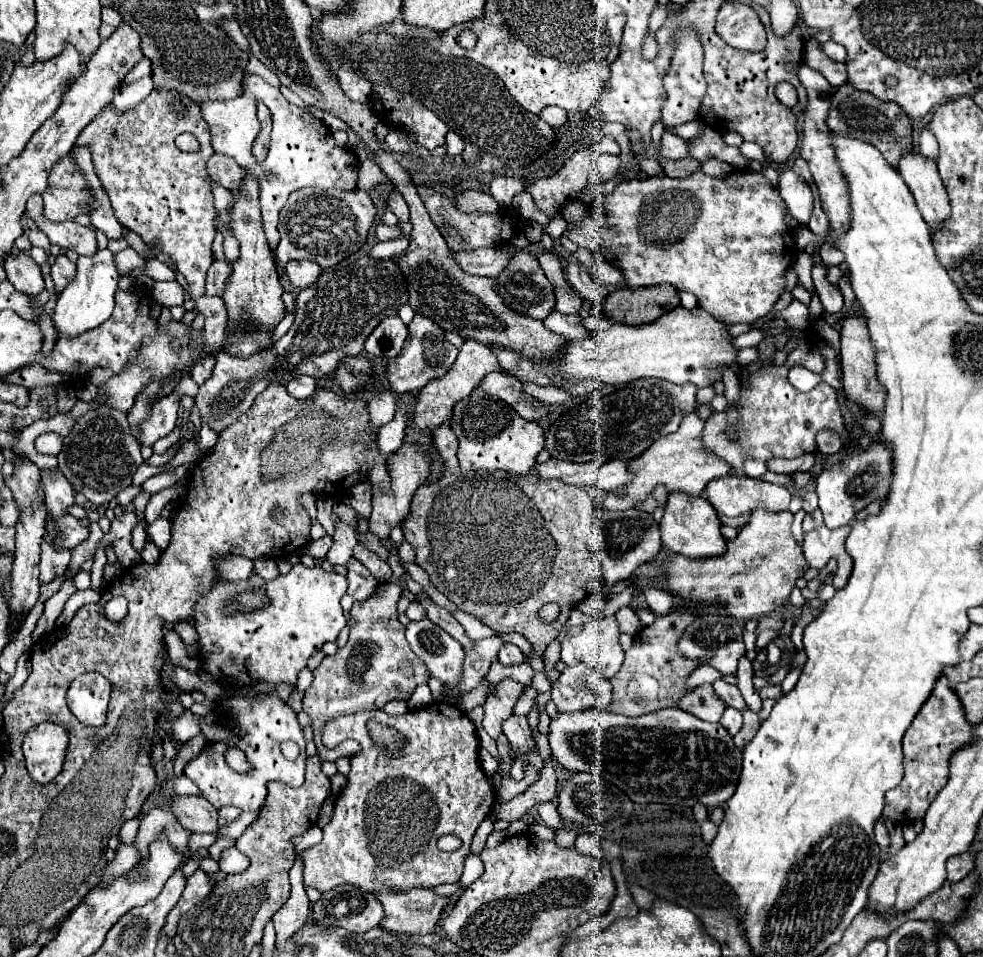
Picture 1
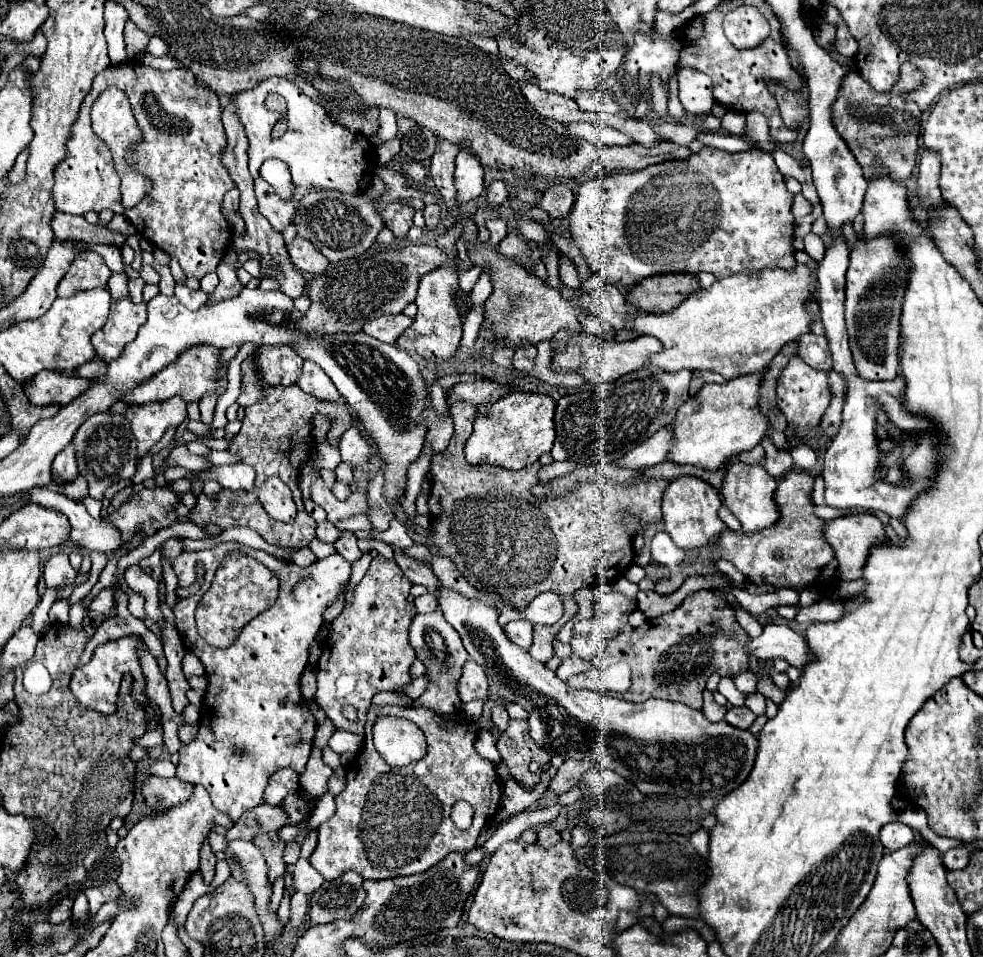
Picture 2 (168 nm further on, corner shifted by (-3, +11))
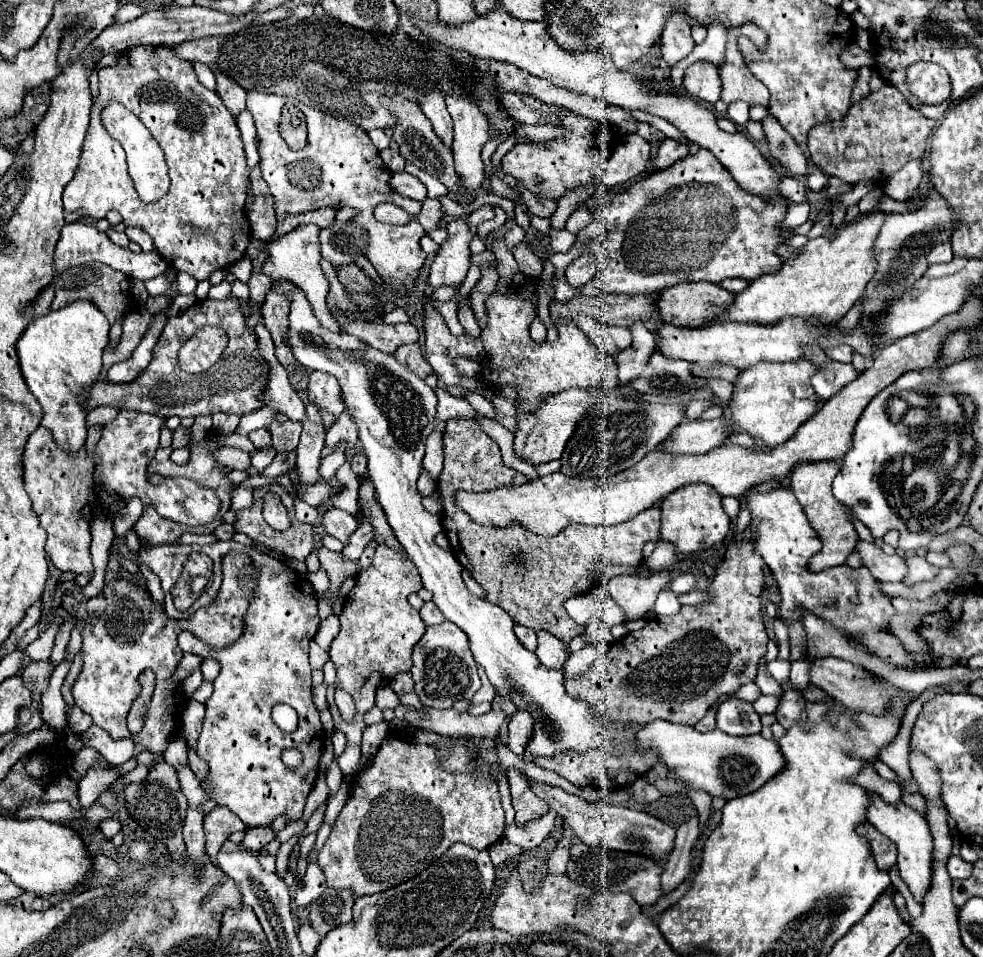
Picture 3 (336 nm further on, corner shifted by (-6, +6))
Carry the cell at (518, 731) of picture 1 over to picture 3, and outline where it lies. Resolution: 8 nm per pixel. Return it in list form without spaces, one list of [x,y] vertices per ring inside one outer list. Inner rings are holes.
[[[509,768],[507,770],[507,778],[509,778],[509,788],[511,788],[511,796],[513,796],[513,808],[515,808],[515,822],[519,826],[523,826],[529,820],[539,818],[541,814],[545,814],[549,808],[547,804],[543,804],[543,800],[539,800],[533,792],[531,786],[527,784],[527,776],[519,770],[519,768]]]

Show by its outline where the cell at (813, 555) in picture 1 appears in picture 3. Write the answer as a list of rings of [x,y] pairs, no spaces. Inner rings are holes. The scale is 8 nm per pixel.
[[[859,540],[855,546],[855,552],[861,556],[863,566],[877,578],[877,580],[887,580],[887,582],[901,582],[907,574],[905,560],[901,556],[889,556],[885,554],[879,546],[873,542]]]

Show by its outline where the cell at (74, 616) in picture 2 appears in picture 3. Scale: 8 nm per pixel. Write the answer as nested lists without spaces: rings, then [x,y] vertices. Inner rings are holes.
[[[63,660],[55,668],[49,688],[45,690],[45,694],[41,698],[41,716],[43,716],[45,724],[49,724],[55,730],[63,730],[67,726],[67,706],[61,696],[61,686],[63,686],[63,680],[65,680],[69,668],[71,668],[71,660]]]

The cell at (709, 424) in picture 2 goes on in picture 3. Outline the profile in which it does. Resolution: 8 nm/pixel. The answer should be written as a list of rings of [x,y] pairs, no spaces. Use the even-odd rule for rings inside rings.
[[[807,360],[797,362],[763,362],[743,370],[735,384],[729,400],[731,418],[723,418],[727,424],[727,434],[749,434],[759,438],[763,446],[779,446],[791,438],[797,428],[817,412],[817,400],[809,378],[815,372],[815,364]]]

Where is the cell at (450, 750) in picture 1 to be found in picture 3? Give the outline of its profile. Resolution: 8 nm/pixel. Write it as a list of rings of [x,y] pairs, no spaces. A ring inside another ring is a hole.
[[[391,734],[383,740],[369,766],[355,776],[349,798],[319,852],[317,864],[327,878],[327,886],[337,890],[351,888],[355,896],[365,896],[415,878],[455,842],[485,850],[503,836],[503,828],[505,810],[501,806],[501,796],[497,784],[489,780],[485,772],[479,768],[471,774],[447,772],[441,768],[437,746],[407,742],[399,734]]]

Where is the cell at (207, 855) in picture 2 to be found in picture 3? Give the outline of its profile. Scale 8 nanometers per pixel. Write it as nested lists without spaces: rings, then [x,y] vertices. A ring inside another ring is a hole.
[[[215,806],[205,816],[205,850],[209,860],[215,866],[217,866],[217,852],[221,850],[221,844],[227,840],[227,836],[233,832],[243,832],[243,830],[247,830],[245,824],[227,808]]]

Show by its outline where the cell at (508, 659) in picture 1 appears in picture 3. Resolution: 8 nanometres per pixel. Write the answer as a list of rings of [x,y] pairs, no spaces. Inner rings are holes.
[[[515,626],[515,636],[519,638],[519,642],[527,648],[527,650],[535,650],[537,648],[537,636],[531,628],[525,626]]]

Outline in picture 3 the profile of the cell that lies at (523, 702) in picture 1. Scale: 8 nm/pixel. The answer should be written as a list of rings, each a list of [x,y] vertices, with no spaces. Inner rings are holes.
[[[517,710],[509,720],[509,748],[523,758],[523,750],[527,744],[527,738],[531,738],[531,714]]]

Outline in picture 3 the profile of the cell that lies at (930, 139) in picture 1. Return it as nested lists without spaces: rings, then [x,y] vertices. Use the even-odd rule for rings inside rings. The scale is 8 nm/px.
[[[947,240],[947,244],[935,244],[935,248],[931,248],[931,252],[929,252],[927,260],[929,260],[929,264],[937,264],[937,262],[951,262],[951,260],[953,260],[951,240]]]

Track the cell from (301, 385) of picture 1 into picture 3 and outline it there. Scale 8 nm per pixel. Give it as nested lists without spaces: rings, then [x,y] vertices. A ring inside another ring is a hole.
[[[311,372],[309,374],[307,396],[317,408],[321,408],[321,410],[325,410],[325,412],[329,412],[333,416],[339,416],[345,410],[345,406],[341,402],[339,382],[329,374]]]

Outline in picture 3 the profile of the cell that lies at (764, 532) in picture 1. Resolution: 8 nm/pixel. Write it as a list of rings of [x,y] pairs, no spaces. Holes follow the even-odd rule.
[[[831,460],[803,462],[791,472],[791,492],[803,506],[813,530],[817,532],[817,536],[821,540],[821,550],[807,564],[809,572],[819,572],[829,566],[845,564],[845,558],[853,552],[855,542],[859,540],[859,536],[851,524],[851,512],[841,502],[837,502],[831,494],[831,482],[837,476],[837,472],[839,472],[839,464],[831,462]]]

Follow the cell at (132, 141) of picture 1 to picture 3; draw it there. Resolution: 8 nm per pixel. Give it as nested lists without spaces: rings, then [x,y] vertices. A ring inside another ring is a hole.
[[[135,46],[121,54],[121,60],[111,68],[99,70],[99,96],[91,106],[91,122],[87,128],[87,136],[81,150],[81,160],[73,180],[65,186],[63,204],[65,212],[85,212],[91,218],[105,218],[109,210],[117,210],[123,216],[125,226],[139,226],[145,230],[153,242],[155,250],[165,258],[165,262],[177,272],[187,272],[197,280],[209,280],[215,270],[229,268],[233,262],[245,256],[247,242],[251,238],[249,220],[245,214],[245,190],[249,186],[245,152],[239,128],[233,116],[223,106],[217,92],[207,90],[195,76],[191,62],[179,60],[171,48],[167,46]],[[109,100],[121,102],[127,110],[131,110],[153,134],[165,152],[165,160],[169,166],[171,188],[159,202],[143,204],[137,200],[133,182],[125,168],[123,148],[117,140],[113,140],[105,128],[101,126],[99,112],[107,106]]]

